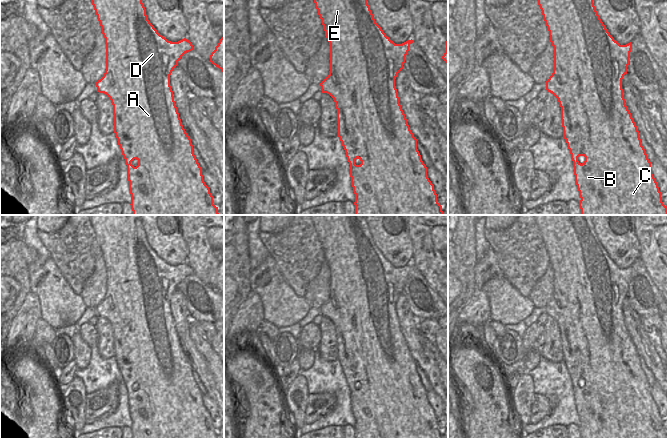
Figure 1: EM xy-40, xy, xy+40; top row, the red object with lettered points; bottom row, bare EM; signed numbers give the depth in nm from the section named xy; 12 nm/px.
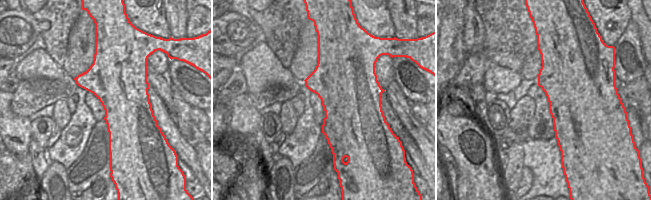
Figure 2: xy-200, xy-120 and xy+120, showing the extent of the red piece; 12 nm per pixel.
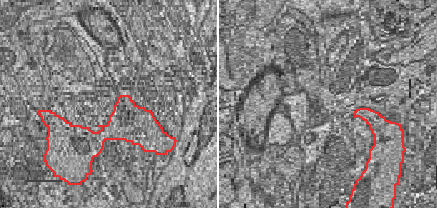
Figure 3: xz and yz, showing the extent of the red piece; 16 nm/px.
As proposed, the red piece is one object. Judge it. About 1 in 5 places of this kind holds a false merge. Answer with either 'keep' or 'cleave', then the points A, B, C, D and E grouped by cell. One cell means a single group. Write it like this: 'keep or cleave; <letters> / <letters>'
keep; A B C D E

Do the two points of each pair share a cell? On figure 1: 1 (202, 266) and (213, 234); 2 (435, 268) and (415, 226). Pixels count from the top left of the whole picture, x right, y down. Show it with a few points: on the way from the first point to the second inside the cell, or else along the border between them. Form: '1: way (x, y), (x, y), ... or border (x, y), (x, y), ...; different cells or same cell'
1: border (206, 229), (206, 238), (213, 249); different cells
2: way (426, 258), (420, 249), (420, 239), (417, 236); same cell

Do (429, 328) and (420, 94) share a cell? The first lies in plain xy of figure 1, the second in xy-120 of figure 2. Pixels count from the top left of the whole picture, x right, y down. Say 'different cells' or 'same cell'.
different cells

